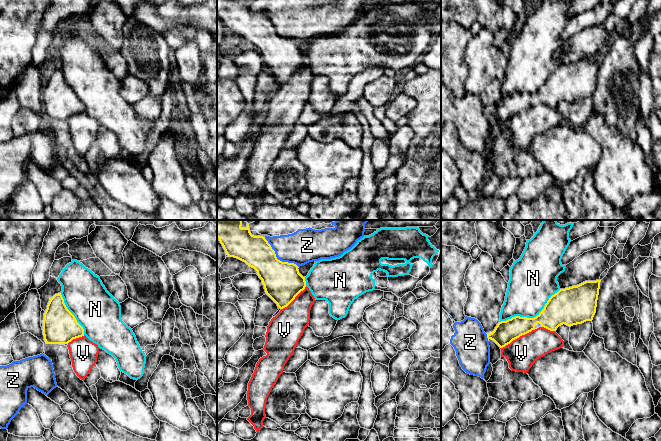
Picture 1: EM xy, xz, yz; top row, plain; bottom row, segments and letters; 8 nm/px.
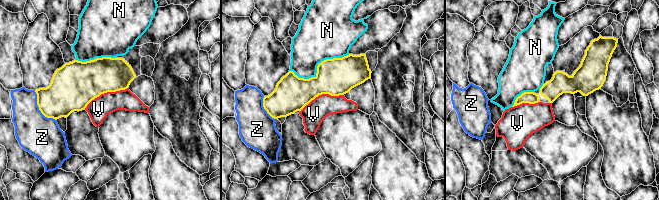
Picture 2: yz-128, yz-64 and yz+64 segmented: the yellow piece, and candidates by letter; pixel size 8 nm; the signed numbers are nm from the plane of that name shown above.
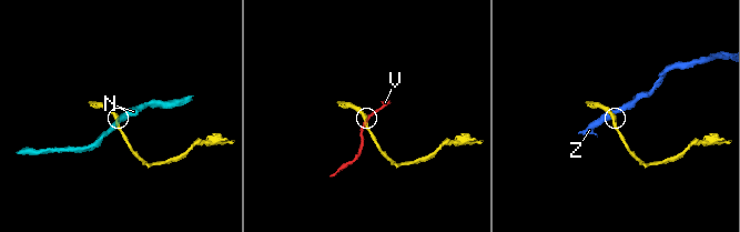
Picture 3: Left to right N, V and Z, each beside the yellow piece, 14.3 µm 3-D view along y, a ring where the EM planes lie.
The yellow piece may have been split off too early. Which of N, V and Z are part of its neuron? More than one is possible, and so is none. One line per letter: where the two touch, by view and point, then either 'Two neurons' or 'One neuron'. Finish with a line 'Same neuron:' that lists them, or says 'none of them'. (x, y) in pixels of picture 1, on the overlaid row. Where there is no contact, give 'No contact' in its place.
N: Touches yellow at xy (72, 314). Two neurons
V: Touches yellow at yz (516, 338). Two neurons
Z: Touches yellow at xz (276, 258). Two neurons
Same neuron: none of them

